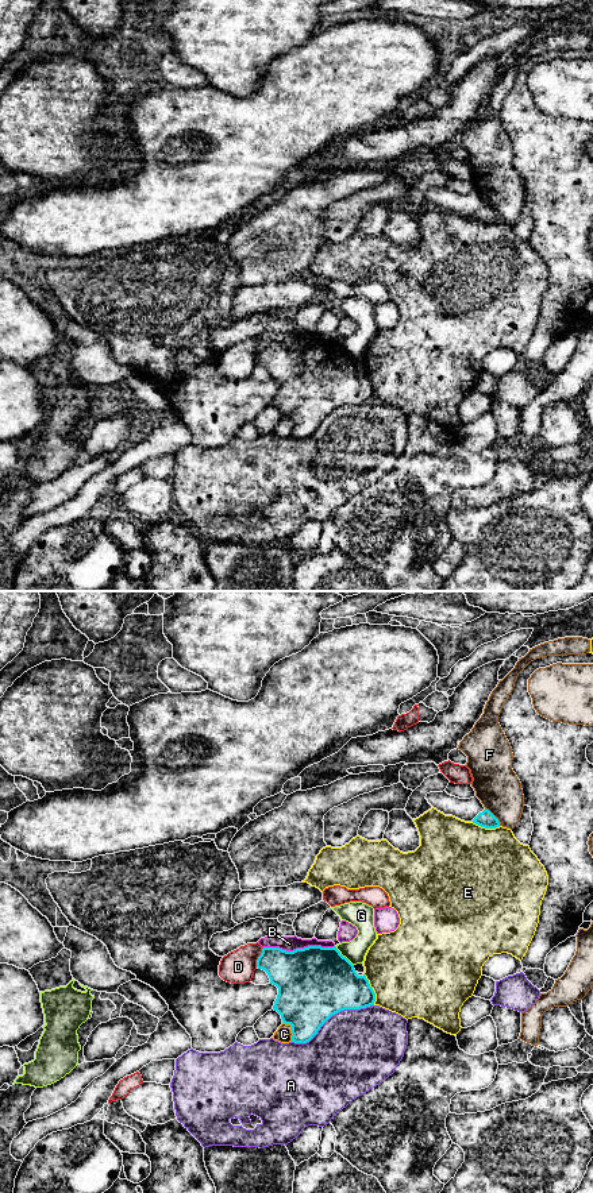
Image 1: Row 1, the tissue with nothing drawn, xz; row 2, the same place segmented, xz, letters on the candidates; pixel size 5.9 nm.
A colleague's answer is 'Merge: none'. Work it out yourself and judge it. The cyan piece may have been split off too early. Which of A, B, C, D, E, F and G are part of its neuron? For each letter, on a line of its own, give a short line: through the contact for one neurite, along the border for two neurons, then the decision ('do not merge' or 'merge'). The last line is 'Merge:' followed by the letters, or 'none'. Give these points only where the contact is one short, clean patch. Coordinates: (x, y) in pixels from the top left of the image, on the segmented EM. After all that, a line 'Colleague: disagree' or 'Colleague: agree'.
A: do not merge
B: do not merge
C: do not merge
D: do not merge
E: do not merge
F: do not merge
G: do not merge
Merge: none
Colleague: agree

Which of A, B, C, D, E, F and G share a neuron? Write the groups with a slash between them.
A / B / C / D / E / F / G

